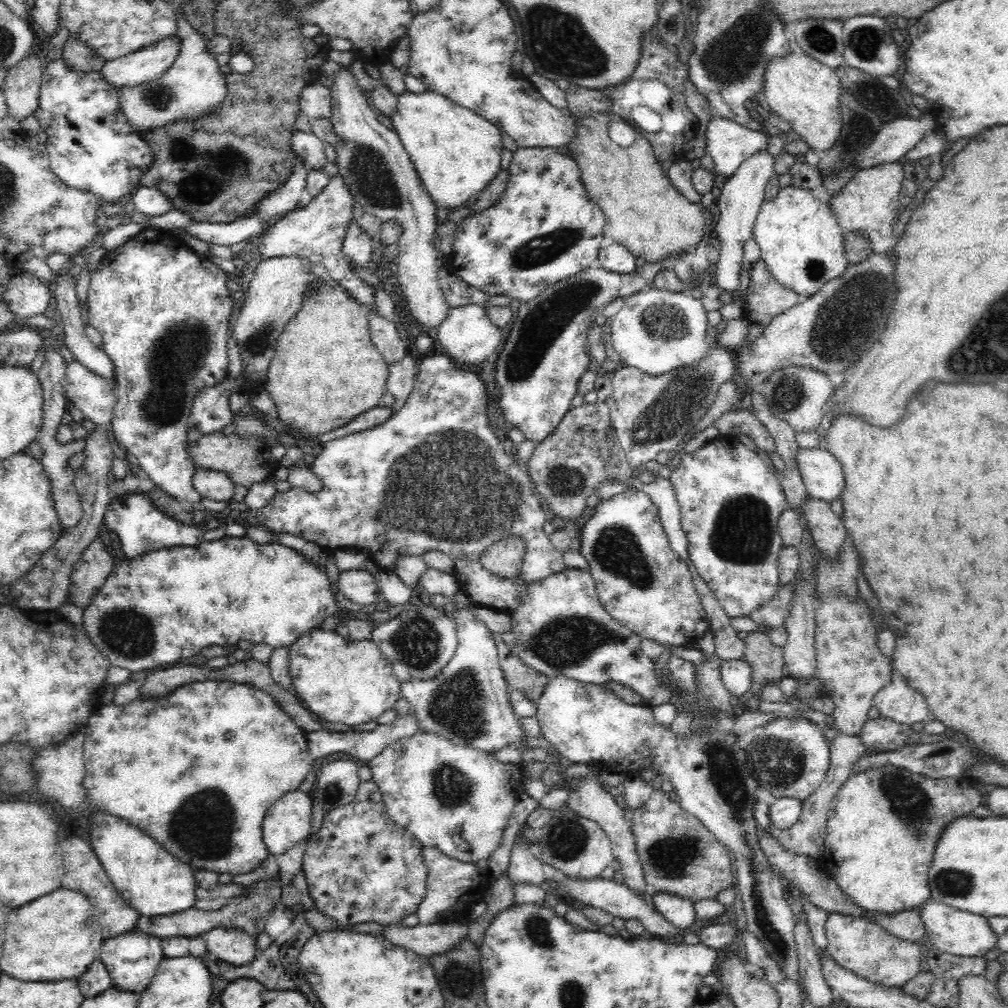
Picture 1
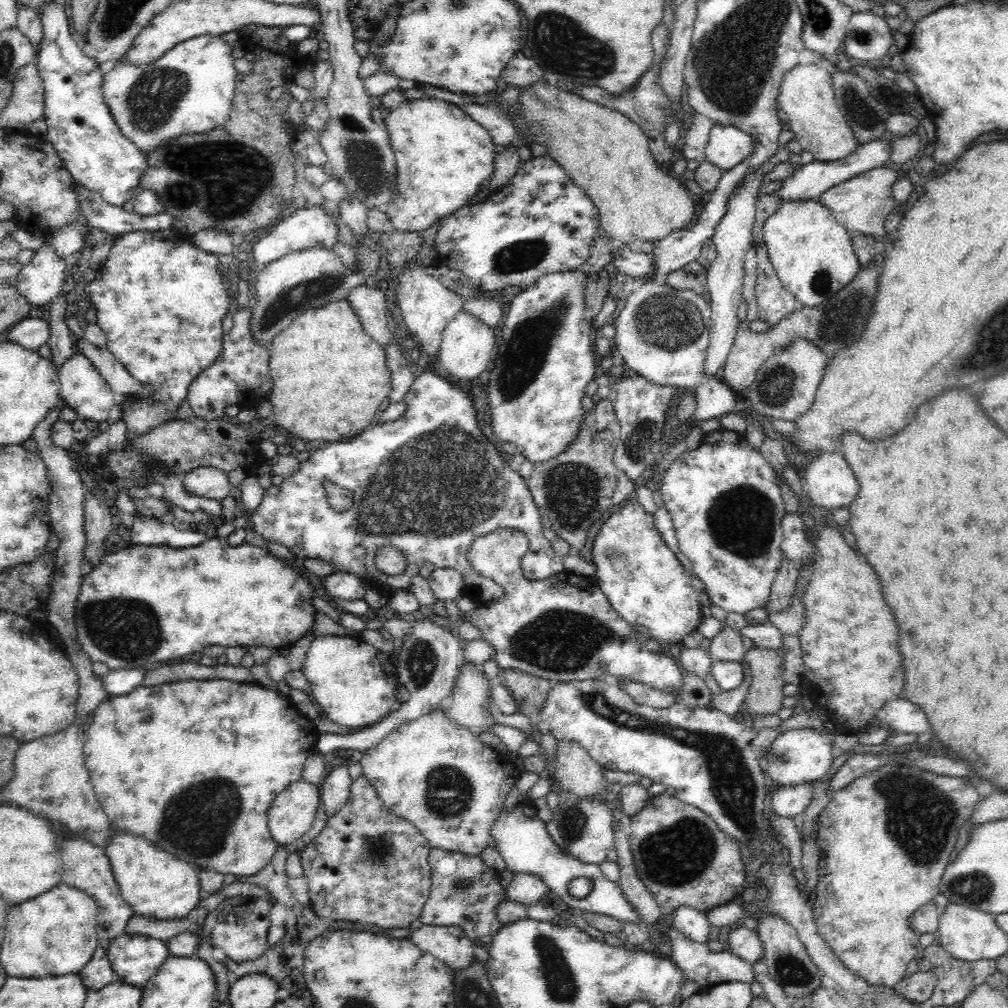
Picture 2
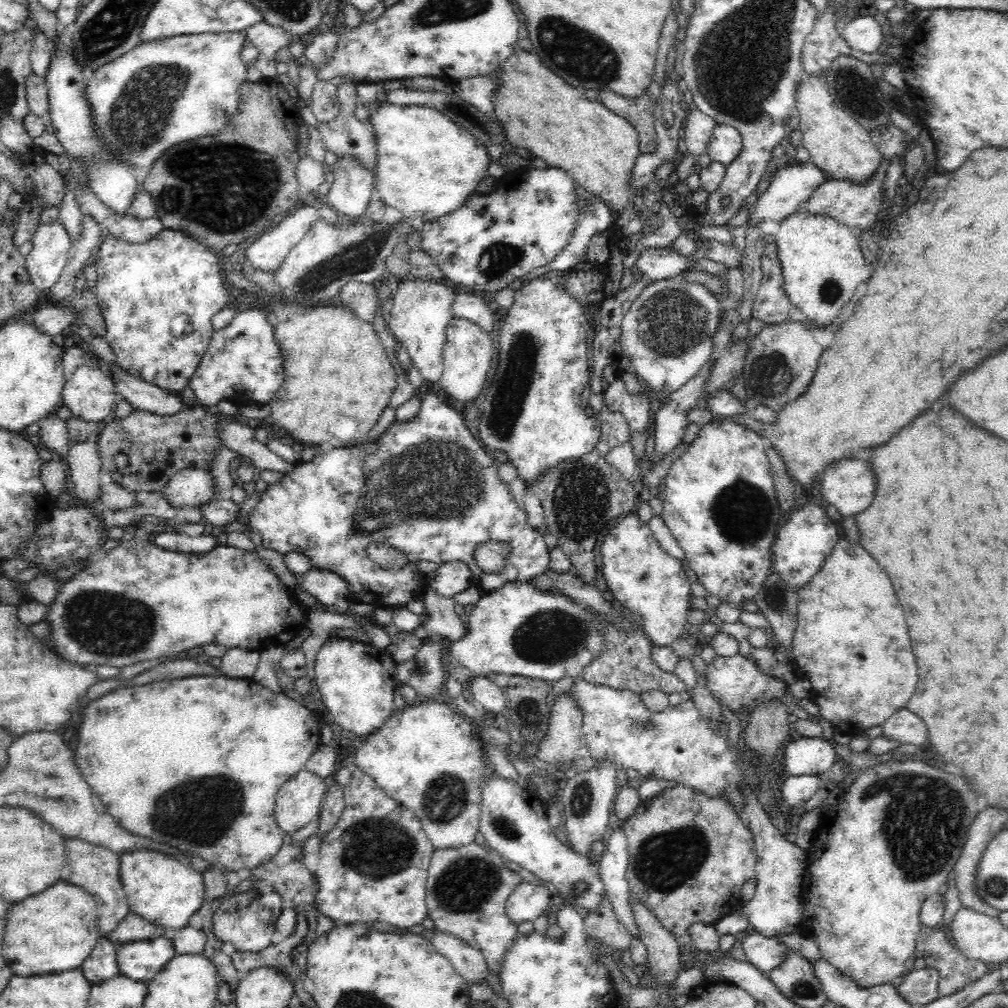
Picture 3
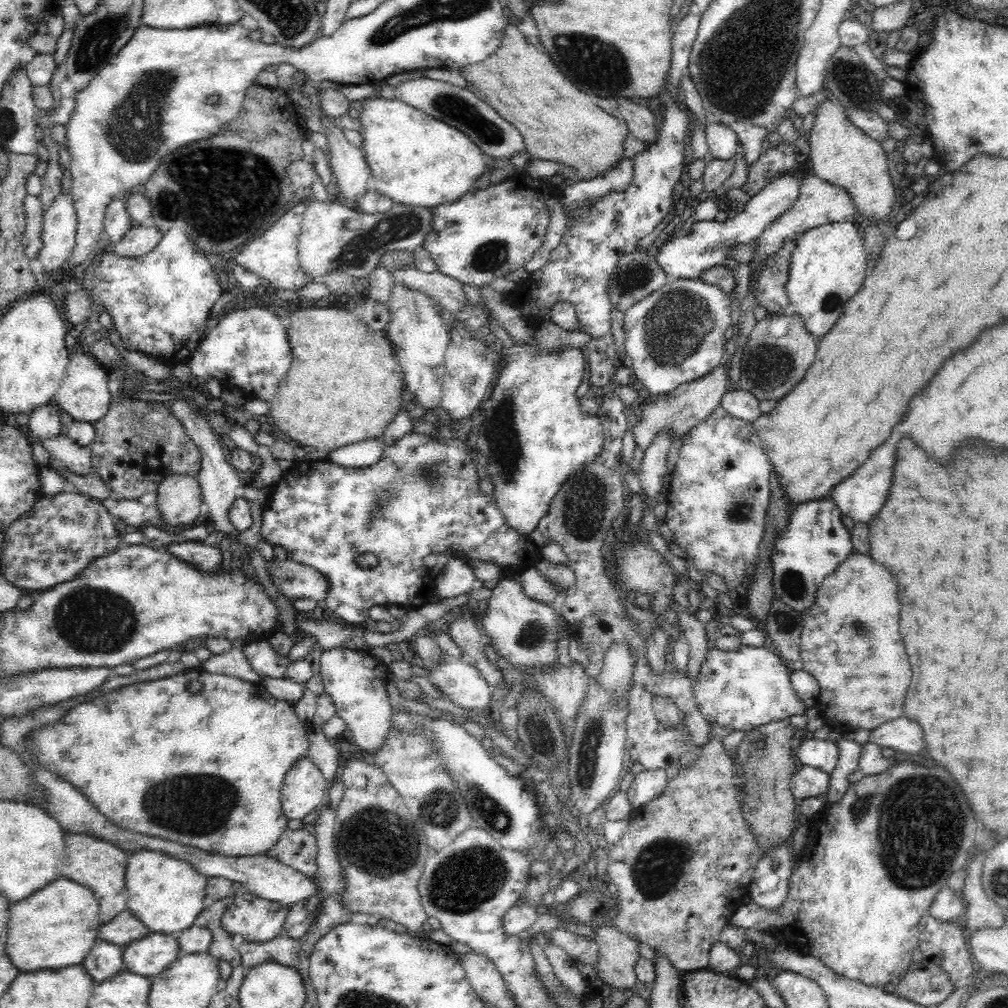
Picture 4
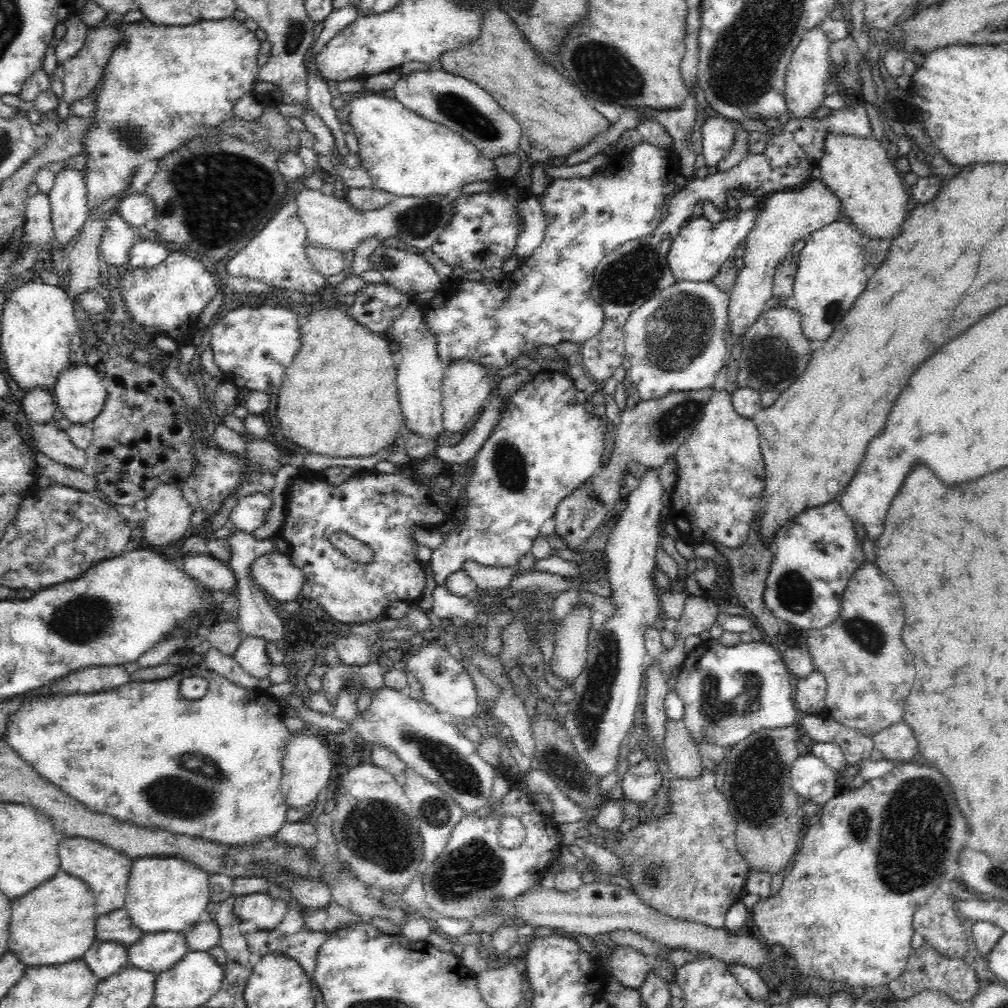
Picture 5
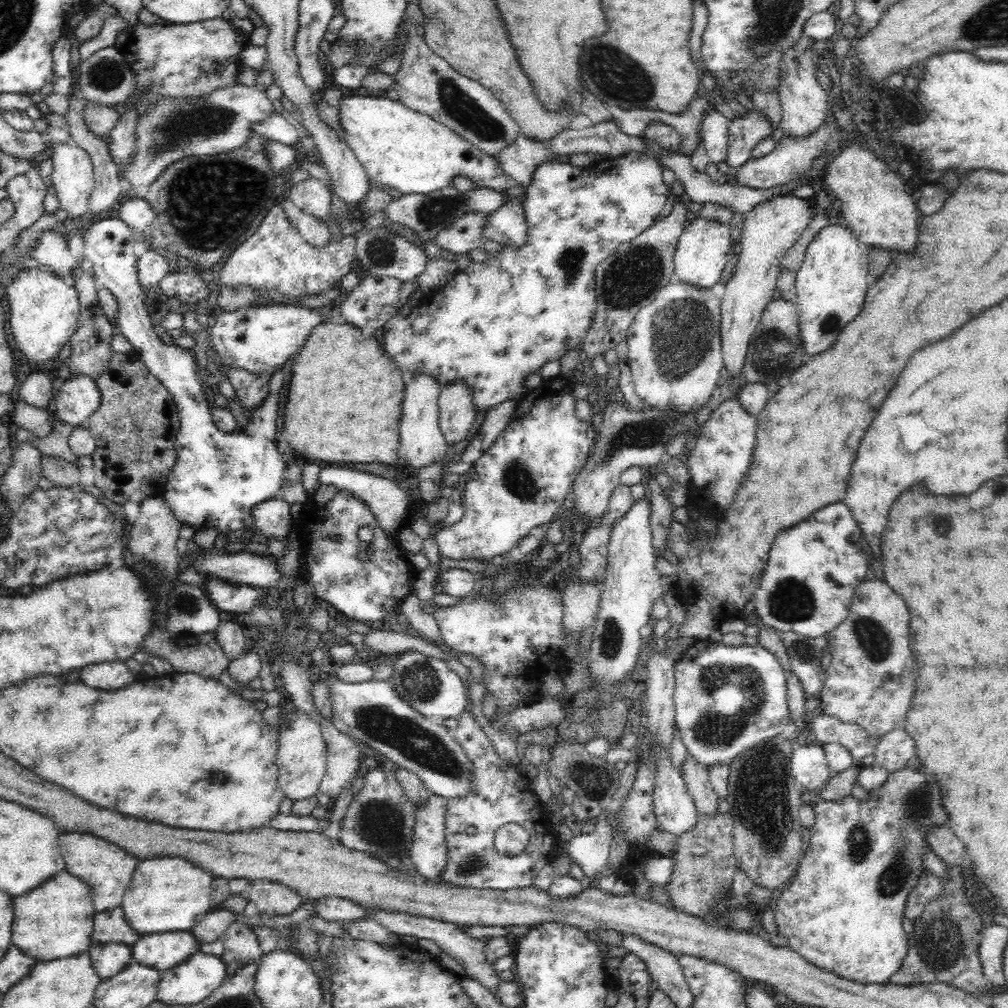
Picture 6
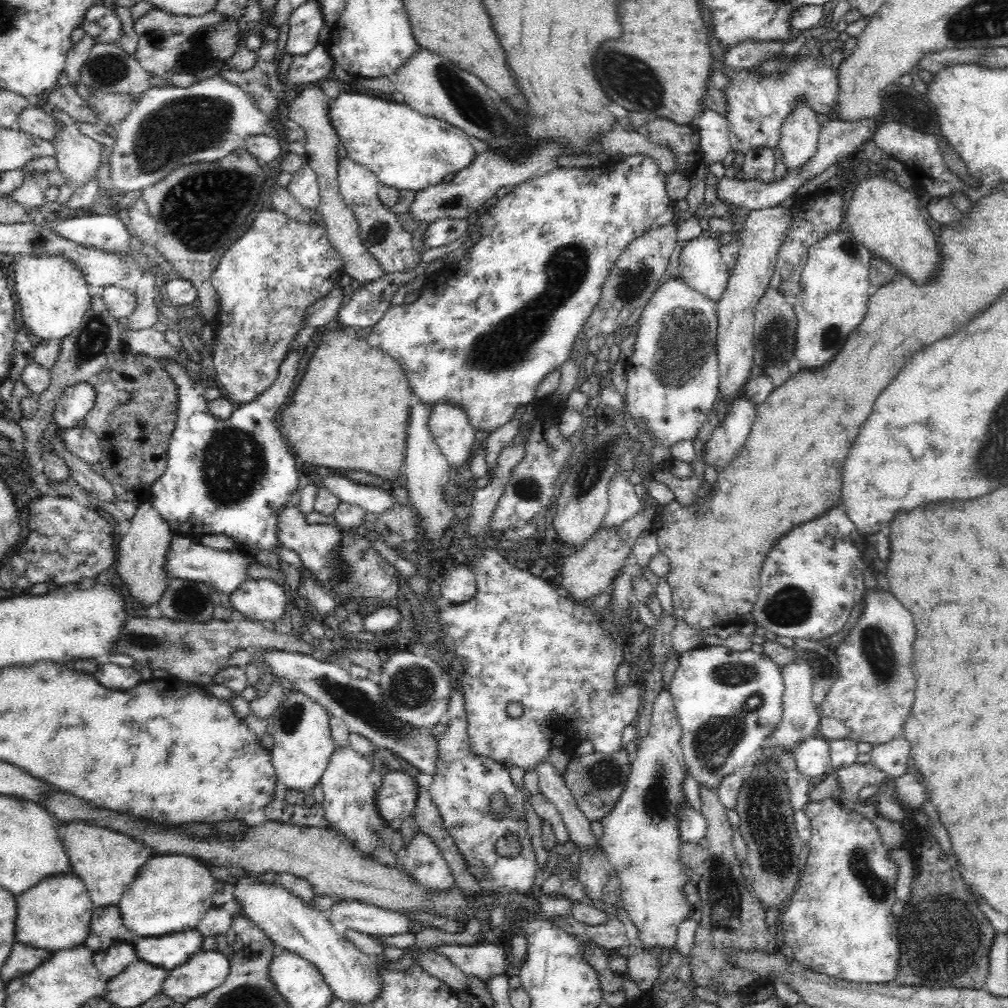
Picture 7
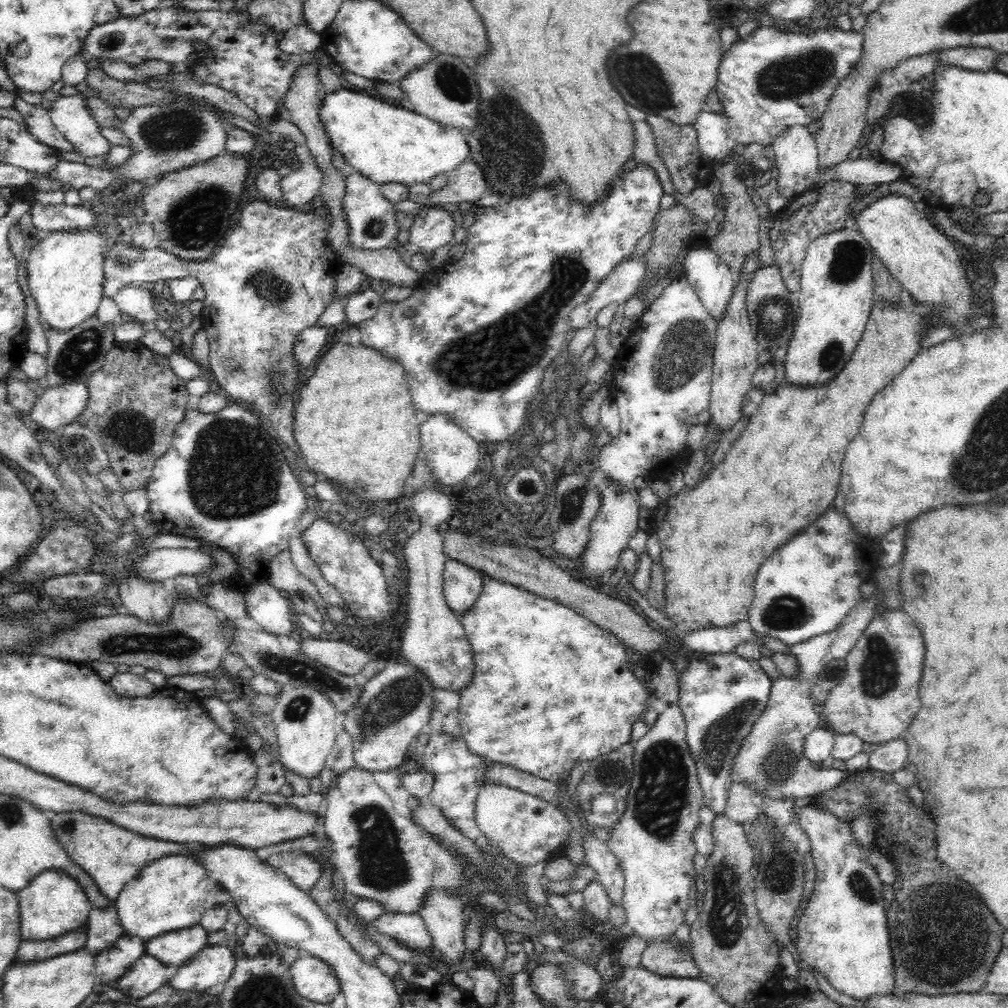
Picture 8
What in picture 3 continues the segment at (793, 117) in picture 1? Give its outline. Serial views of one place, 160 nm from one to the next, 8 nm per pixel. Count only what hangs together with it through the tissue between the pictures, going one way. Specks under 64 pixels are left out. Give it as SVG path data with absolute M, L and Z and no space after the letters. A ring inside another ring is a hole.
M808 74L803 75L796 92L794 92L795 115L800 118L800 132L802 132L803 147L808 150L811 161L821 168L822 172L829 174L834 180L849 180L853 184L862 184L866 182L880 166L883 158L880 151L874 145L870 133L859 126L848 113L838 106L830 96L830 91L826 86L823 75Z

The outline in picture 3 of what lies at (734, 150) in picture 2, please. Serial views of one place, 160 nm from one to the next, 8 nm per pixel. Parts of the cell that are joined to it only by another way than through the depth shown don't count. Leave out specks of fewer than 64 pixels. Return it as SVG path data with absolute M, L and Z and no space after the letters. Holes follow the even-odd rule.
M720 124L714 127L706 153L711 162L719 162L726 166L740 154L742 147L743 140L738 129Z

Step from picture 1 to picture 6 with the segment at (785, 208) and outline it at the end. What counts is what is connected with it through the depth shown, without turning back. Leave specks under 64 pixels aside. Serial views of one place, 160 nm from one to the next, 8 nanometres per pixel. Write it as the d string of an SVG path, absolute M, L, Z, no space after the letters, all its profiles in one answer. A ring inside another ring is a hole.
M829 223L810 241L795 278L800 333L806 354L814 356L834 344L838 332L858 316L868 281L867 250L845 223Z

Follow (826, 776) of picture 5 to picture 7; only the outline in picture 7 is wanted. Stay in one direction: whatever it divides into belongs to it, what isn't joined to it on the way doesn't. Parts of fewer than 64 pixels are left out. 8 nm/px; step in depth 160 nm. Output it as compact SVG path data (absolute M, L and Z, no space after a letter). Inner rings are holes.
M808 737L794 748L793 756L798 772L814 784L826 776L826 766L830 764L829 741L822 737Z

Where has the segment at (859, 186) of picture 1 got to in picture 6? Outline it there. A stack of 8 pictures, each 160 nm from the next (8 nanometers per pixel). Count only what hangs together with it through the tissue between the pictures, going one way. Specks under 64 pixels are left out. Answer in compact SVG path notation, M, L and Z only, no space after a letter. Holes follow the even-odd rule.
M793 195L774 196L757 204L745 214L741 232L742 247L737 255L737 265L725 284L721 298L721 340L724 365L732 377L741 377L740 370L746 358L750 337L760 324L766 305L773 300L777 289L777 276L784 255L798 242L816 211L815 196L799 198Z

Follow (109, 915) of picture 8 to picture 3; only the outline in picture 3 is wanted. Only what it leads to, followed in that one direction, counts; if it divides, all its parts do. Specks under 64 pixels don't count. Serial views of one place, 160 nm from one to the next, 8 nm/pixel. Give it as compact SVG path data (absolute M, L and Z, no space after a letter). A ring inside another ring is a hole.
M130 913L118 924L118 928L108 936L115 944L120 945L130 941L150 940L154 937L168 936L171 932L163 927L158 927L140 915Z

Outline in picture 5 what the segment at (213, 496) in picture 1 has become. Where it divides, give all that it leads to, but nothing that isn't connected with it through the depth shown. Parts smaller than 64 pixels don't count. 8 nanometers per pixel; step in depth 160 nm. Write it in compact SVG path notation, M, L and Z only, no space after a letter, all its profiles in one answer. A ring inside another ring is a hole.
M160 484L145 498L147 508L145 510L145 519L143 520L143 538L144 547L156 546L162 551L168 551L172 544L182 540L182 536L187 536L193 531L190 518L194 509L183 495L181 485L178 484Z

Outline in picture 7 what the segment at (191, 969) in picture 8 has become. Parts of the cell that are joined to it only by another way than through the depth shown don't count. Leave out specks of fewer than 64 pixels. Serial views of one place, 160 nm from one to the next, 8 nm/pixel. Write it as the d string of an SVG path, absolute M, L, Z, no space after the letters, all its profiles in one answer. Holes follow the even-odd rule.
M200 950L193 954L184 964L167 972L166 978L162 983L161 992L166 994L168 998L186 998L186 1000L200 998L207 992L224 984L228 973L229 962L224 952L219 950Z

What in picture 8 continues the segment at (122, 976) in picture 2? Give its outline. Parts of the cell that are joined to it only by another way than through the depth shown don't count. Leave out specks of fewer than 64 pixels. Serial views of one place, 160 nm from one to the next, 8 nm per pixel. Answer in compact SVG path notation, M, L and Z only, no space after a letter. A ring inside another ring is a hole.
M194 926L158 936L144 944L144 952L167 966L179 966L192 960L200 950L208 946L208 933L204 928Z

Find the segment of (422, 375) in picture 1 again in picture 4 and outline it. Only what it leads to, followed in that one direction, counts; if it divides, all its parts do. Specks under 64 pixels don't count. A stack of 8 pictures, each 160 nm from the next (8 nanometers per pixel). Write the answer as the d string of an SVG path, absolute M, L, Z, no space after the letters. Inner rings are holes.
M446 417L438 420L438 425L434 425L434 438L427 434L418 434L417 432L406 432L390 446L386 446L382 457L373 466L364 468L346 468L340 467L336 463L325 461L306 462L297 460L289 469L286 469L281 476L281 479L269 488L268 496L262 506L261 514L261 530L260 538L263 542L267 542L274 547L282 547L294 562L305 564L315 568L324 576L327 576L329 582L329 593L327 594L326 608L329 608L340 616L344 622L361 626L367 618L367 611L373 606L388 607L389 605L399 605L404 608L413 609L420 608L428 603L433 598L434 592L429 587L430 578L426 576L426 568L423 563L424 557L429 554L436 554L442 559L446 556L455 556L466 562L478 561L488 562L498 565L500 570L511 575L521 572L524 569L529 569L542 559L541 548L532 542L528 535L516 532L507 522L505 516L498 510L496 501L492 494L487 494L479 489L481 478L478 476L475 454L470 452L470 447L456 436L456 431L449 426ZM372 554L376 556L378 564L374 568L362 568L356 558L360 555Z

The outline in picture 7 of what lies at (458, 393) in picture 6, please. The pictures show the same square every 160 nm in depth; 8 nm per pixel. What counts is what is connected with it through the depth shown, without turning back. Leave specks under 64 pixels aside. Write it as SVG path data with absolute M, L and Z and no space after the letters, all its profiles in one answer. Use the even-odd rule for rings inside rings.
M444 401L437 403L429 418L429 429L450 466L462 466L469 461L476 430L470 426L464 408Z

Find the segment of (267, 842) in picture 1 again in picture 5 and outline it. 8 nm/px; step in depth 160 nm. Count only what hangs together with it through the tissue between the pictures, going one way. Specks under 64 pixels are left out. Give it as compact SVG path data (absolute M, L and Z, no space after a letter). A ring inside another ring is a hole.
M296 733L288 743L286 754L282 759L283 775L281 789L285 804L290 809L304 808L310 802L317 801L318 792L330 783L337 766L330 759L328 747L323 738L316 735Z

